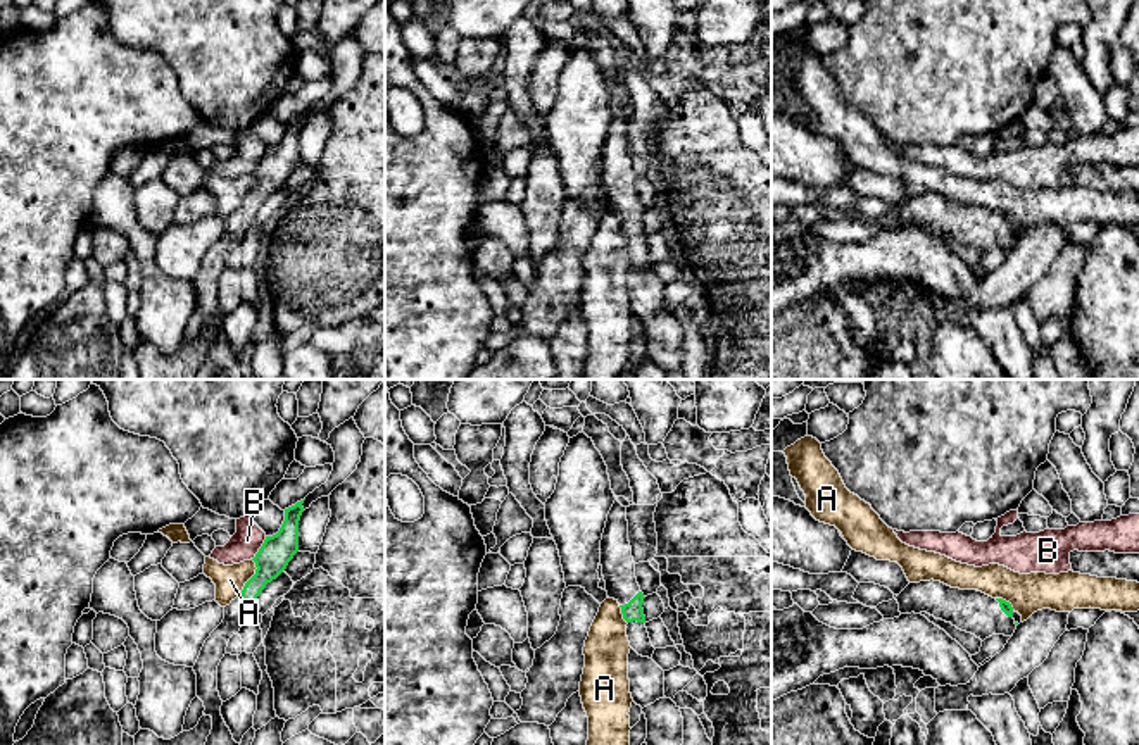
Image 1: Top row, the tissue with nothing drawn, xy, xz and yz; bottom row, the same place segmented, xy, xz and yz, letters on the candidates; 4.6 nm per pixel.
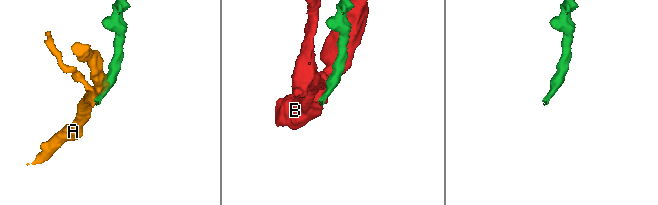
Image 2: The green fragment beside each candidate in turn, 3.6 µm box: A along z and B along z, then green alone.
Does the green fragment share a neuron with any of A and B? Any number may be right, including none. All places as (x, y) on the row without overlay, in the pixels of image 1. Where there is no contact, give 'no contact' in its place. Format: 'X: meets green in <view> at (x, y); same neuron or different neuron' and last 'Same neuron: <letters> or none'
A: meets green in xy at (251, 192); different neuron
B: meets green in xy at (259, 162); different neuron
Same neuron: none

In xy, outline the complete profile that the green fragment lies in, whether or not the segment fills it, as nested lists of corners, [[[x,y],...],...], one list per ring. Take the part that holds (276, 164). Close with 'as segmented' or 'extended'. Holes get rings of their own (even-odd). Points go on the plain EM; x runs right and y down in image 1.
[[[304,114],[285,122],[285,135],[280,145],[266,150],[262,160],[252,172],[257,181],[255,188],[245,197],[242,207],[224,221],[223,236],[205,254],[193,279],[197,288],[197,310],[204,316],[204,328],[212,331],[211,348],[195,379],[249,379],[247,371],[240,364],[240,357],[233,354],[221,329],[223,314],[217,305],[217,279],[226,267],[230,252],[238,248],[247,228],[255,222],[261,205],[286,183],[288,176],[299,166],[302,117]]]; extended

